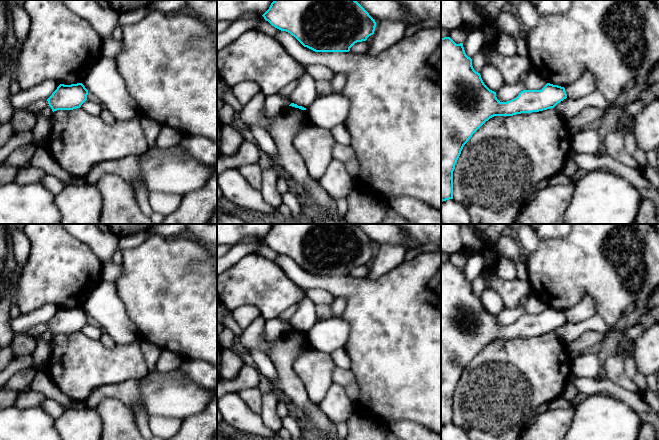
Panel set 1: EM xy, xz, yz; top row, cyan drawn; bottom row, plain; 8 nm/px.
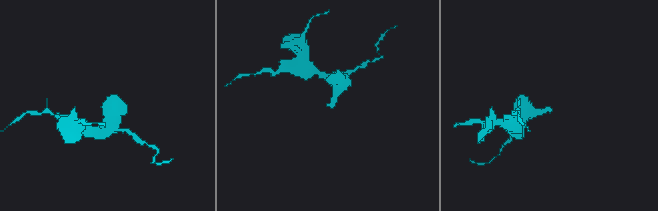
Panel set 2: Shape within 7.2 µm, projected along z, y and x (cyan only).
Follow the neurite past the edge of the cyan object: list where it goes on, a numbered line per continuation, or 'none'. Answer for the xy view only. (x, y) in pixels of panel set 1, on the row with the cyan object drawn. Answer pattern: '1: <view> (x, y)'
1: xy (38, 106)

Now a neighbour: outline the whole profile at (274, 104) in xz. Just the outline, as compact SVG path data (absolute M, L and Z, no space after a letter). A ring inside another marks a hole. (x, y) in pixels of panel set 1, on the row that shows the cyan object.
M278 94L271 95L266 97L264 103L264 112L268 118L272 118L283 109L288 107L291 104L291 101L285 98L280 97Z

